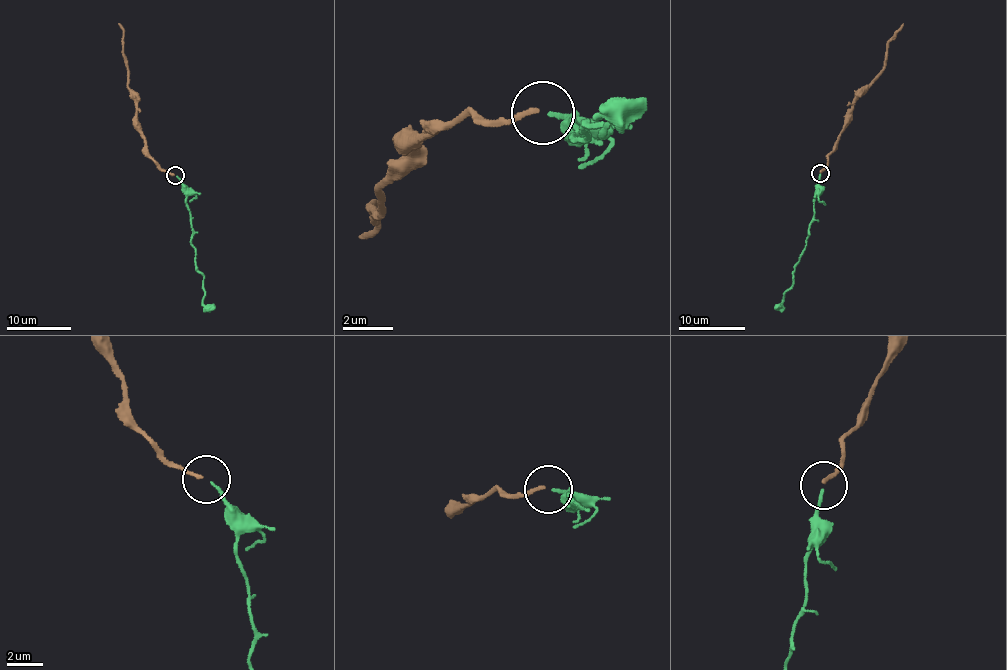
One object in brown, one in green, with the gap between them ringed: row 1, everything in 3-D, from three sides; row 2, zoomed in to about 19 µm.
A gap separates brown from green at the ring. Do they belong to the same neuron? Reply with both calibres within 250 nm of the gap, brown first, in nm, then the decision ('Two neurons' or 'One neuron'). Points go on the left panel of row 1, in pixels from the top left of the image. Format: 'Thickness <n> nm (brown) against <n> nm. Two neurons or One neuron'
Thickness 200 nm (brown) against 150 nm. Two neurons

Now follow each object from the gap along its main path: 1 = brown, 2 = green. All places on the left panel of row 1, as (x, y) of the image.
1: (173, 174), (161, 169), (146, 148), (137, 120), (137, 105), (127, 85), (124, 32), (119, 24)
2: (177, 176), (186, 195), (193, 229), (191, 245), (195, 250), (195, 264), (204, 276), (202, 302), (214, 309)

